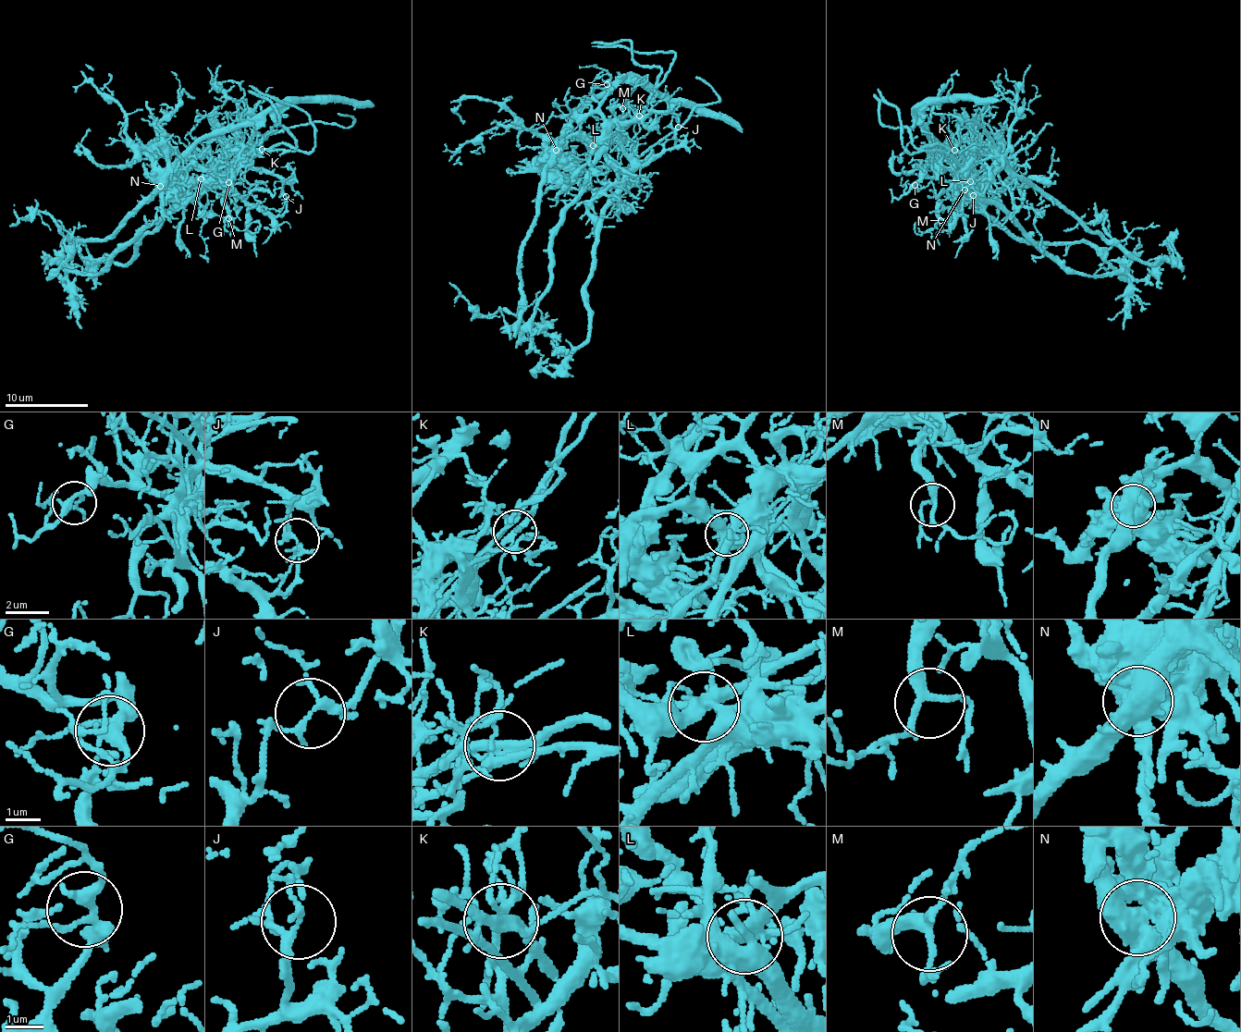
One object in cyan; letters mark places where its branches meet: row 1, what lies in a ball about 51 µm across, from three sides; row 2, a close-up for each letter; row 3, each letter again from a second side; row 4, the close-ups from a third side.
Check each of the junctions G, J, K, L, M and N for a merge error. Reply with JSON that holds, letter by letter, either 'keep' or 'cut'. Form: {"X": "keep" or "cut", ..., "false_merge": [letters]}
{"G": "keep", "J": "cut", "K": "cut", "L": "cut", "M": "keep", "N": "cut", "false_merge": ["J", "K", "L", "N"]}

